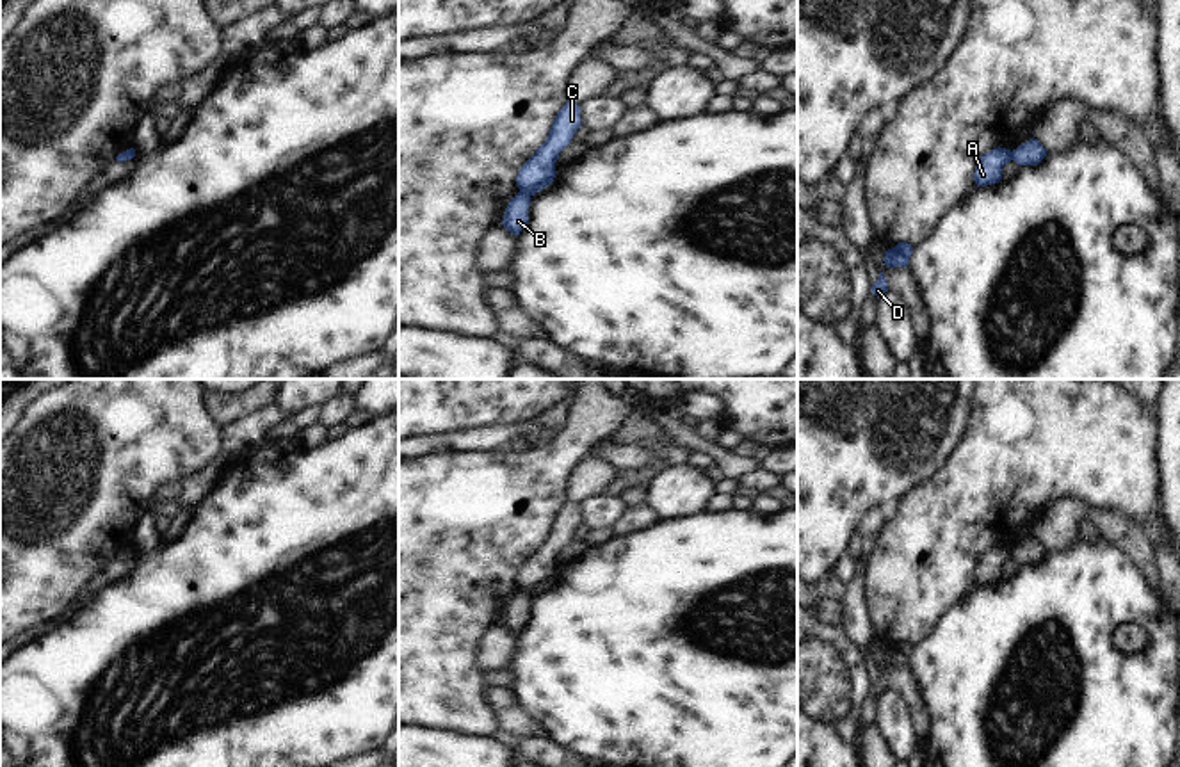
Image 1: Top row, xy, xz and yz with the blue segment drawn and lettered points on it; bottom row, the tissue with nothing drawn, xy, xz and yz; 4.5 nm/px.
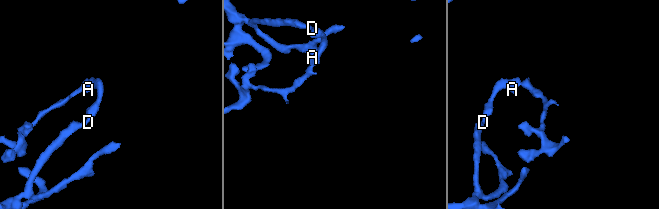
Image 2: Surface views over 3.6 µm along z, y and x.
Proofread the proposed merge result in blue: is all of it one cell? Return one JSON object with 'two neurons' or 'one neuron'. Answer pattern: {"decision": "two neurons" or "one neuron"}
{"decision": "two neurons"}

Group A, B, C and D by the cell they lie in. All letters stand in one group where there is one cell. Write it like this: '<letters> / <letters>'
A C D / B

